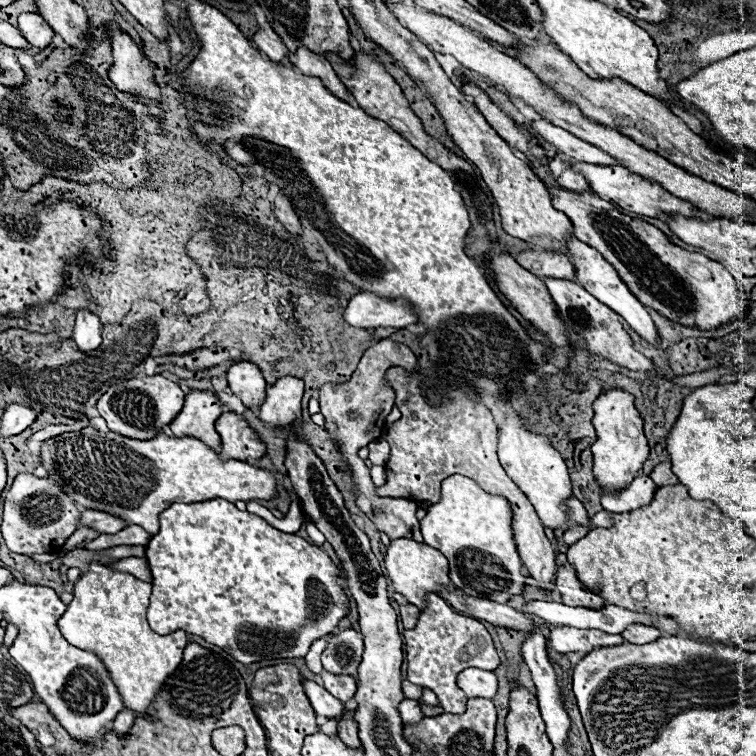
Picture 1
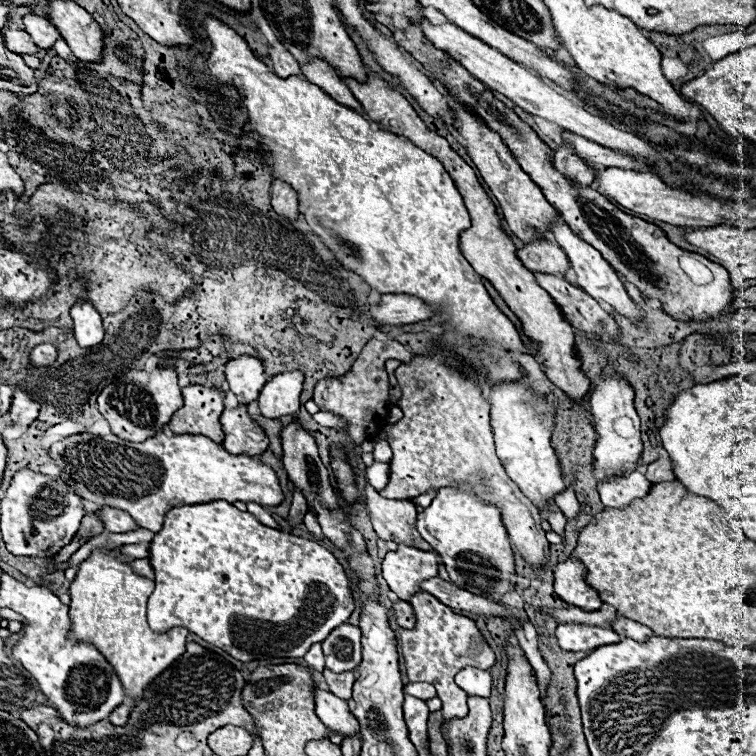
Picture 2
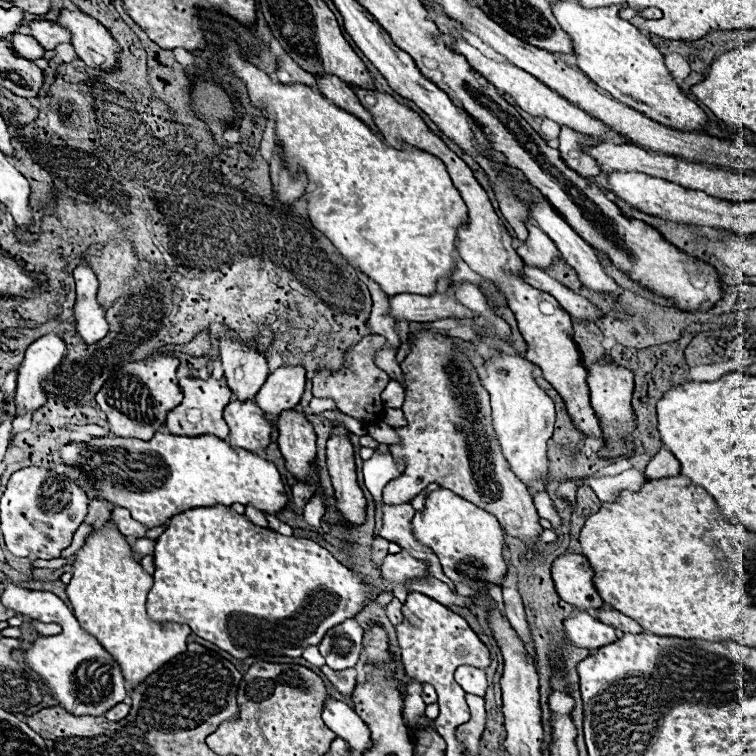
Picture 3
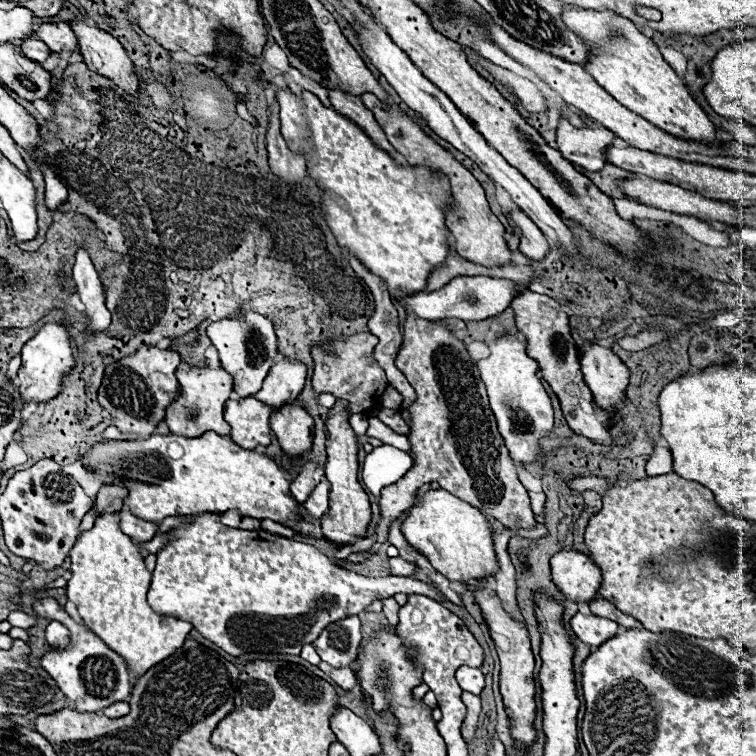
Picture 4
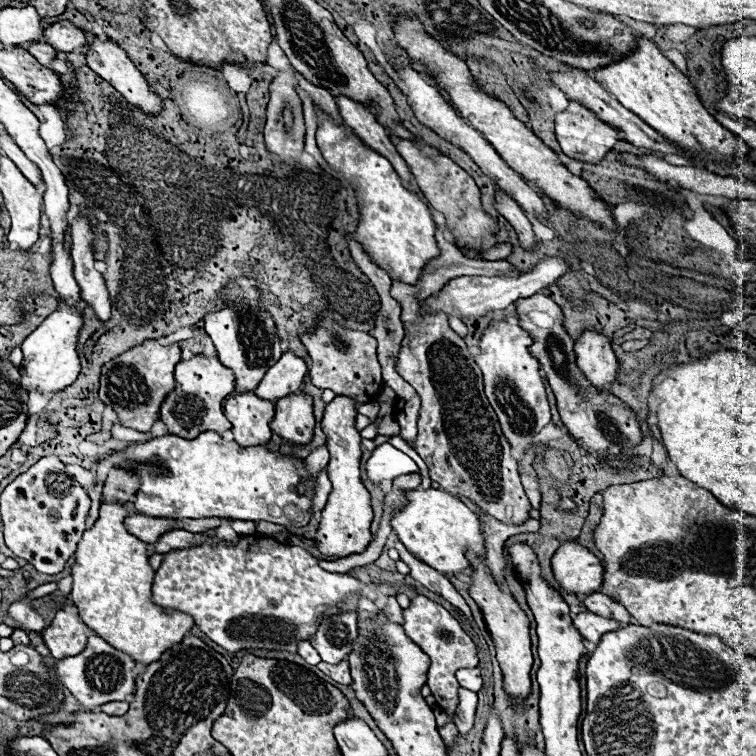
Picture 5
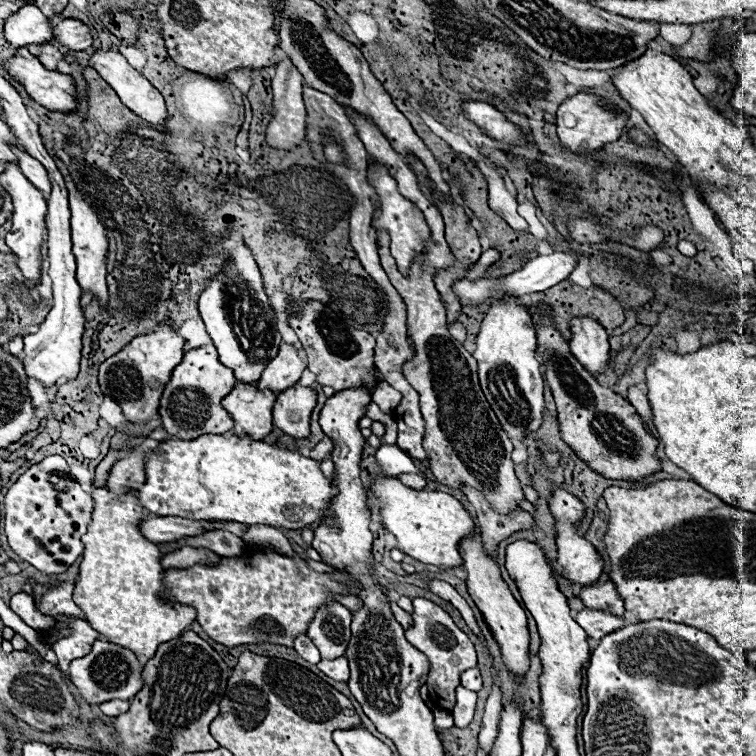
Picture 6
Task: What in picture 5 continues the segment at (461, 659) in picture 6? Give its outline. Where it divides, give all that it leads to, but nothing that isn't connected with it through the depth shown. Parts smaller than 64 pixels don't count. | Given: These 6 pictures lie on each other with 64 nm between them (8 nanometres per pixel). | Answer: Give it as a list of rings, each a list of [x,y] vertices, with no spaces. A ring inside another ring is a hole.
[[[414,596],[410,600],[410,606],[404,608],[402,612],[404,616],[404,624],[402,628],[406,630],[406,636],[410,640],[414,640],[424,654],[430,658],[430,668],[428,668],[428,680],[426,684],[432,690],[432,696],[436,698],[438,708],[442,708],[448,716],[448,724],[440,726],[440,736],[444,738],[446,746],[452,748],[456,744],[458,738],[458,728],[456,728],[456,710],[458,710],[458,682],[456,682],[456,670],[458,668],[476,668],[478,666],[478,648],[474,644],[474,640],[462,630],[460,622],[440,604],[428,600],[426,596]]]

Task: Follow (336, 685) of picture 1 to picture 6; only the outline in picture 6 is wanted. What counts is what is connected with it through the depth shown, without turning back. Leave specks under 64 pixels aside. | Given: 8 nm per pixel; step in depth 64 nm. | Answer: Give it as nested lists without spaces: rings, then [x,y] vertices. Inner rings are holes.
[[[344,656],[338,658],[338,660],[322,660],[322,662],[318,662],[318,668],[326,676],[330,676],[332,680],[336,680],[336,682],[348,682],[348,678],[350,678],[348,660]]]

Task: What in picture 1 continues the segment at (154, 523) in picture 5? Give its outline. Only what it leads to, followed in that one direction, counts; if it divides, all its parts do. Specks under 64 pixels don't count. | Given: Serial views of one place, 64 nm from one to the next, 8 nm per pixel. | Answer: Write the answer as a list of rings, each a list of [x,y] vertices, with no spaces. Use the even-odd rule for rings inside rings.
[[[82,510],[82,516],[78,520],[78,526],[94,528],[100,534],[116,534],[122,528],[126,528],[122,524],[122,520],[118,520],[116,516],[106,516],[106,512],[90,512],[90,510]]]

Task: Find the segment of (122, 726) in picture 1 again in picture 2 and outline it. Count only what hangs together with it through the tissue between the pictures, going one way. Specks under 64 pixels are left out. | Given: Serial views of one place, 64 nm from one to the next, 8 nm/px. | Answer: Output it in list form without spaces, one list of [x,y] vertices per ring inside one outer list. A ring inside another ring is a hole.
[[[122,704],[122,706],[118,706],[118,708],[110,714],[108,720],[110,720],[114,726],[124,726],[124,724],[128,722],[128,718],[130,718],[130,712],[132,712],[132,706]]]

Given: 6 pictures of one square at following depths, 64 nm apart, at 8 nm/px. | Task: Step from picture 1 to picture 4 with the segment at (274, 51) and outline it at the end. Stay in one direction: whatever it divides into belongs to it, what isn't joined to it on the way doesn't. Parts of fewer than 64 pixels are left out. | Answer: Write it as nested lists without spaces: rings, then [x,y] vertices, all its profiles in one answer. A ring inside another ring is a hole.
[[[290,66],[290,70],[288,70],[282,78],[284,78],[286,86],[288,86],[292,92],[300,92],[302,88],[306,88],[306,90],[314,92],[314,94],[316,94],[326,106],[330,106],[330,100],[328,100],[328,92],[326,92],[326,88],[320,86],[316,80],[312,80],[312,78],[308,78],[308,76],[304,76],[304,74],[300,74],[294,66]]]

